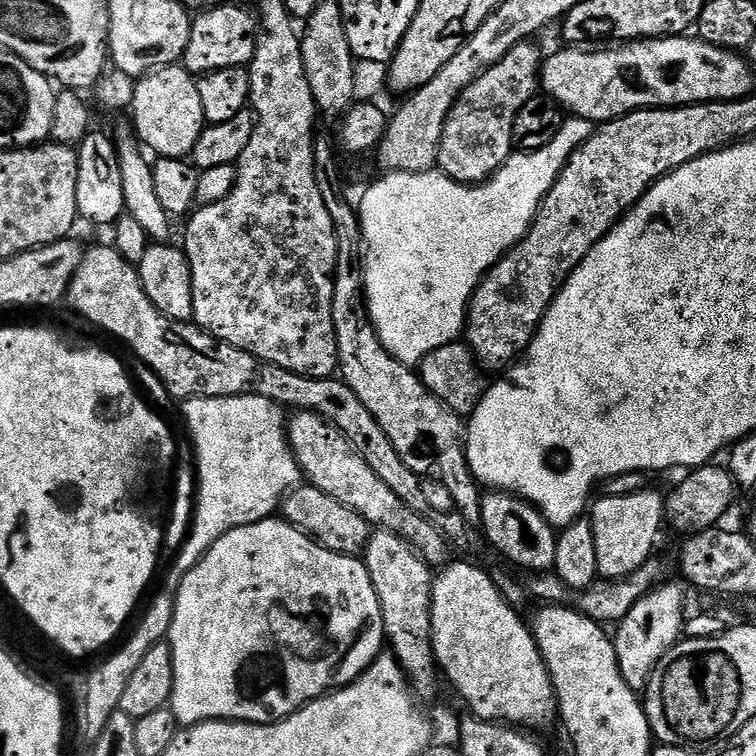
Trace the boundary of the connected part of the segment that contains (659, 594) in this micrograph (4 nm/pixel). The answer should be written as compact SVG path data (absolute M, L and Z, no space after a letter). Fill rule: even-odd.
M667 582L646 593L630 610L630 614L626 614L626 618L615 629L614 647L616 665L629 688L640 690L647 685L652 668L662 658L662 654L666 654L681 639L680 627L683 629L685 624L684 592L678 585Z

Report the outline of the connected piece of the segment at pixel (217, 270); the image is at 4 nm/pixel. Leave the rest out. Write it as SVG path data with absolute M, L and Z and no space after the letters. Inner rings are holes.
M260 56L260 64L250 64L253 80L249 79L240 85L241 89L247 89L250 104L256 107L256 125L244 144L244 149L235 157L234 169L236 180L232 189L224 198L197 207L187 217L188 229L184 232L184 244L182 243L182 255L186 261L190 290L192 291L192 320L203 332L208 333L221 344L229 344L231 347L240 348L244 352L255 356L257 359L282 370L292 371L298 376L331 377L337 371L336 363L336 334L332 331L332 294L330 291L330 272L324 269L324 251L335 249L338 244L338 228L333 223L331 214L327 209L328 204L323 201L321 191L318 190L318 182L315 181L316 168L313 164L312 123L318 115L318 107L312 97L311 86L305 77L300 80L296 76L296 64L288 68L288 76L284 72L268 72L268 64L276 64L276 56Z

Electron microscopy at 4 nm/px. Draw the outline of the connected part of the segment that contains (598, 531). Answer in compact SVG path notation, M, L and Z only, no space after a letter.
M648 491L631 492L625 496L601 495L600 501L591 505L593 508L590 527L594 540L594 554L598 554L598 573L605 580L619 580L621 576L629 576L635 568L640 568L653 555L650 528L662 520L665 499L656 492Z

